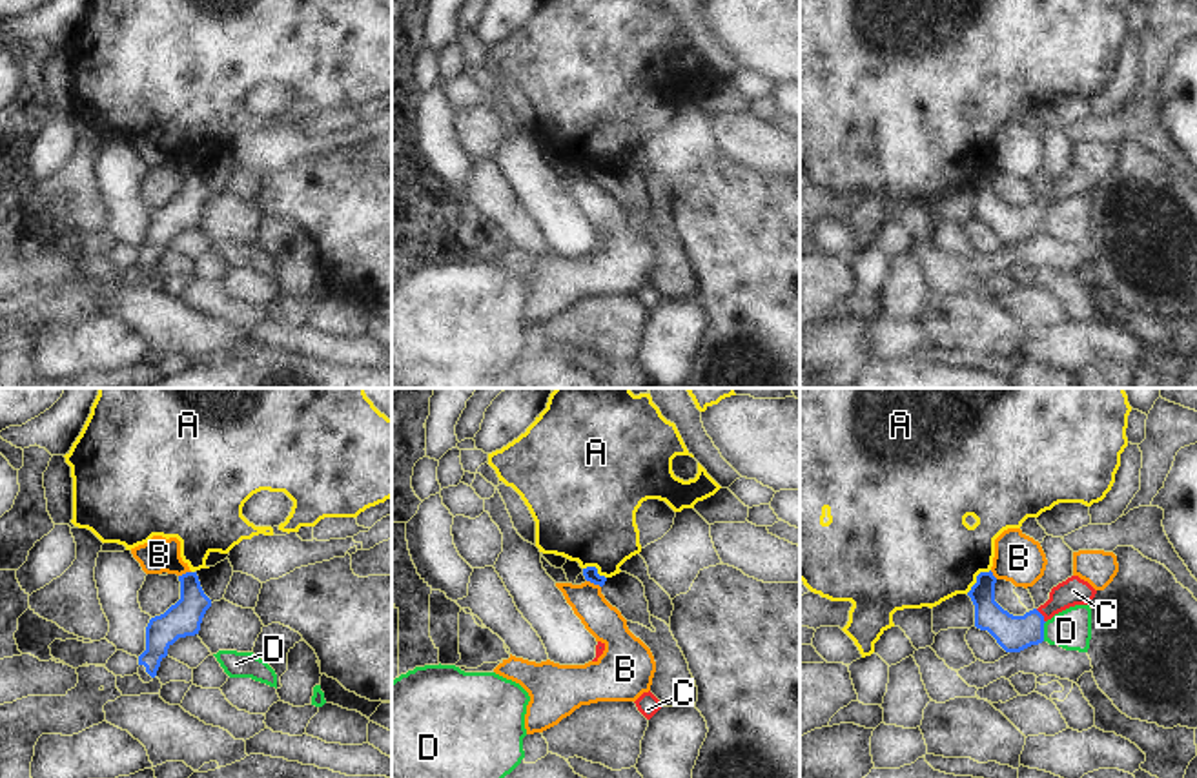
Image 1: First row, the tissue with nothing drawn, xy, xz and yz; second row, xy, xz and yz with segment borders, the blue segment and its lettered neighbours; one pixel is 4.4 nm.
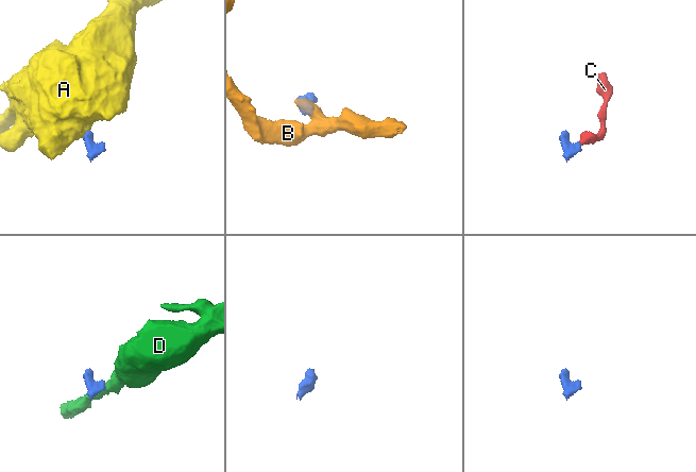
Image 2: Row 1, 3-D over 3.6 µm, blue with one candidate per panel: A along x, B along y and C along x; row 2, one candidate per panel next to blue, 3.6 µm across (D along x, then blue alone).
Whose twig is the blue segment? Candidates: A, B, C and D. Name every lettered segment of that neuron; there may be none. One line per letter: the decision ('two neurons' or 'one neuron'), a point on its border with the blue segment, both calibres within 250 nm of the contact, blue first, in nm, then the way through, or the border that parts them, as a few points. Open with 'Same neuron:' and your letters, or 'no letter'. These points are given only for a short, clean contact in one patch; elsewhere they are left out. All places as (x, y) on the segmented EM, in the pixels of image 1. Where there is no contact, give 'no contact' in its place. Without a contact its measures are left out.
Same neuron: C
A: two neurons; contact yz (977, 578); calibres 140 and 440 nm; border yz (990, 569), (982, 571), (966, 593)
B: two neurons; contact xz (594, 583); calibres 70 and 160 nm; border xz (587, 580), (600, 587)
C: one neuron; contact yz (1043, 616); calibres 160 and 120 nm; way yz (1013, 633), (1024, 631), (1043, 616), (1064, 594), (1074, 591)
D: two neurons; contact yz (1043, 631); calibres 160 and 180 nm; border yz (1046, 622), (1043, 640)

